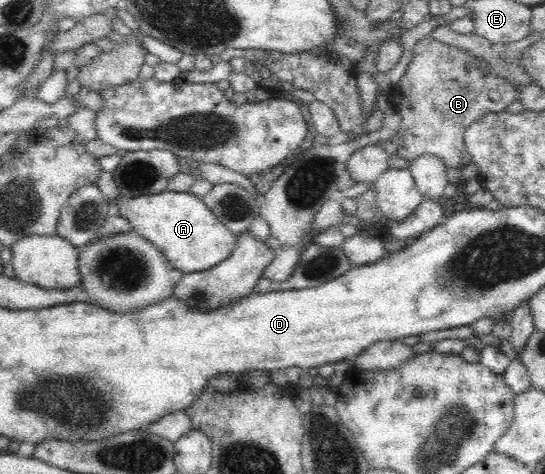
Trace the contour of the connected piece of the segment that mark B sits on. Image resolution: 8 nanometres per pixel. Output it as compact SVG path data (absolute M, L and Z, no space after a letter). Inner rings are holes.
M430 36L423 37L420 41L416 41L412 49L412 61L406 73L394 88L394 92L388 95L391 100L398 101L398 113L401 115L401 122L396 129L396 135L400 138L398 156L412 163L417 158L434 155L442 160L446 167L462 171L472 163L465 147L466 129L486 113L508 112L506 107L518 101L518 93L522 91L523 87L518 83L497 77L492 67L488 65L484 67L481 58L458 47L441 43Z

